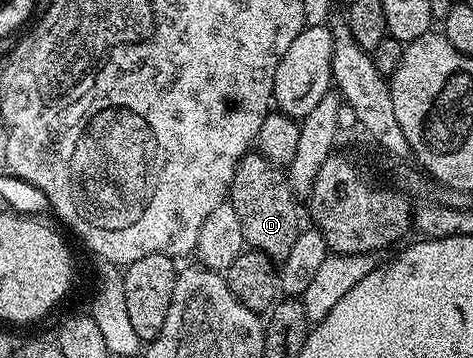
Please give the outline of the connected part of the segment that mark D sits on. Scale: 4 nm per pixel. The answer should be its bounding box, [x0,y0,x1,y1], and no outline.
[227,153,299,261]

